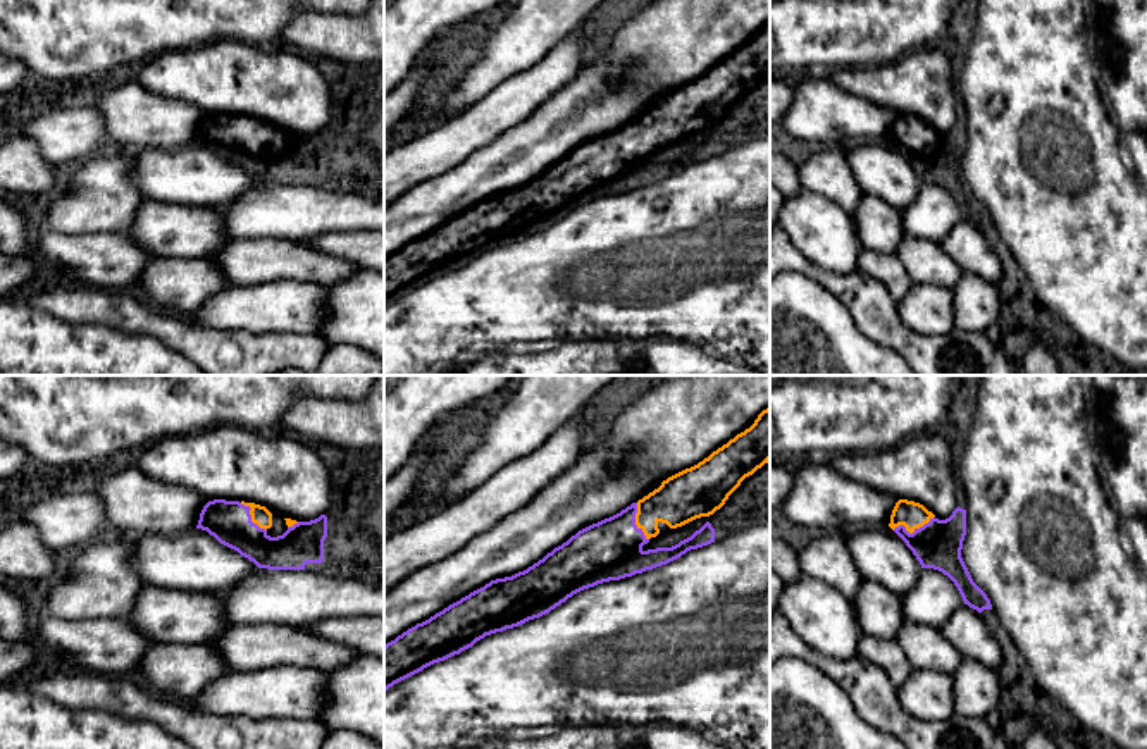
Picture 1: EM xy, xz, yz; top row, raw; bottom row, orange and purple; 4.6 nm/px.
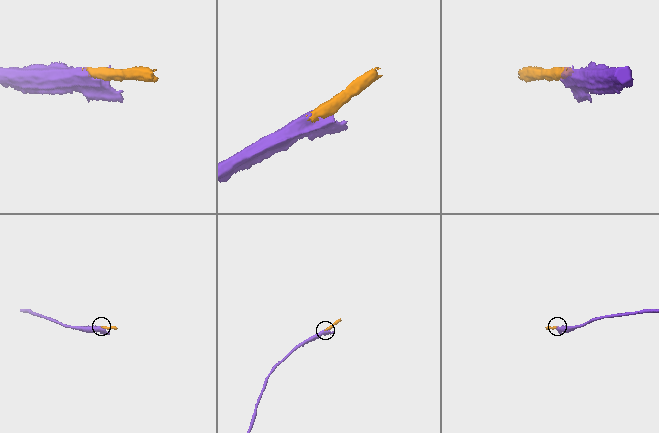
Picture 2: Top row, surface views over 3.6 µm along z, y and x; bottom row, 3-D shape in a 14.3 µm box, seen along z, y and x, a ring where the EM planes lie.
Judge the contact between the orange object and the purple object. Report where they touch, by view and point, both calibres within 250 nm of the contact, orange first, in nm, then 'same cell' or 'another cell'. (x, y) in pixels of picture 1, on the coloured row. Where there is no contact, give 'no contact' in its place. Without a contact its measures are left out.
contact yz (913, 531); calibres 130 and 220 nm; same cell

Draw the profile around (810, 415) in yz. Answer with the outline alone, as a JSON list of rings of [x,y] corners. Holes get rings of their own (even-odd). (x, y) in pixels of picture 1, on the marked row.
[[[770,375],[770,460],[896,448],[935,429],[949,410],[954,387],[956,375]]]

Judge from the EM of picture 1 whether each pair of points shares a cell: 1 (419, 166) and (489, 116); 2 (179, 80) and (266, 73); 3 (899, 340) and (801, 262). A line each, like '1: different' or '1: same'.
1: same
2: same
3: same

